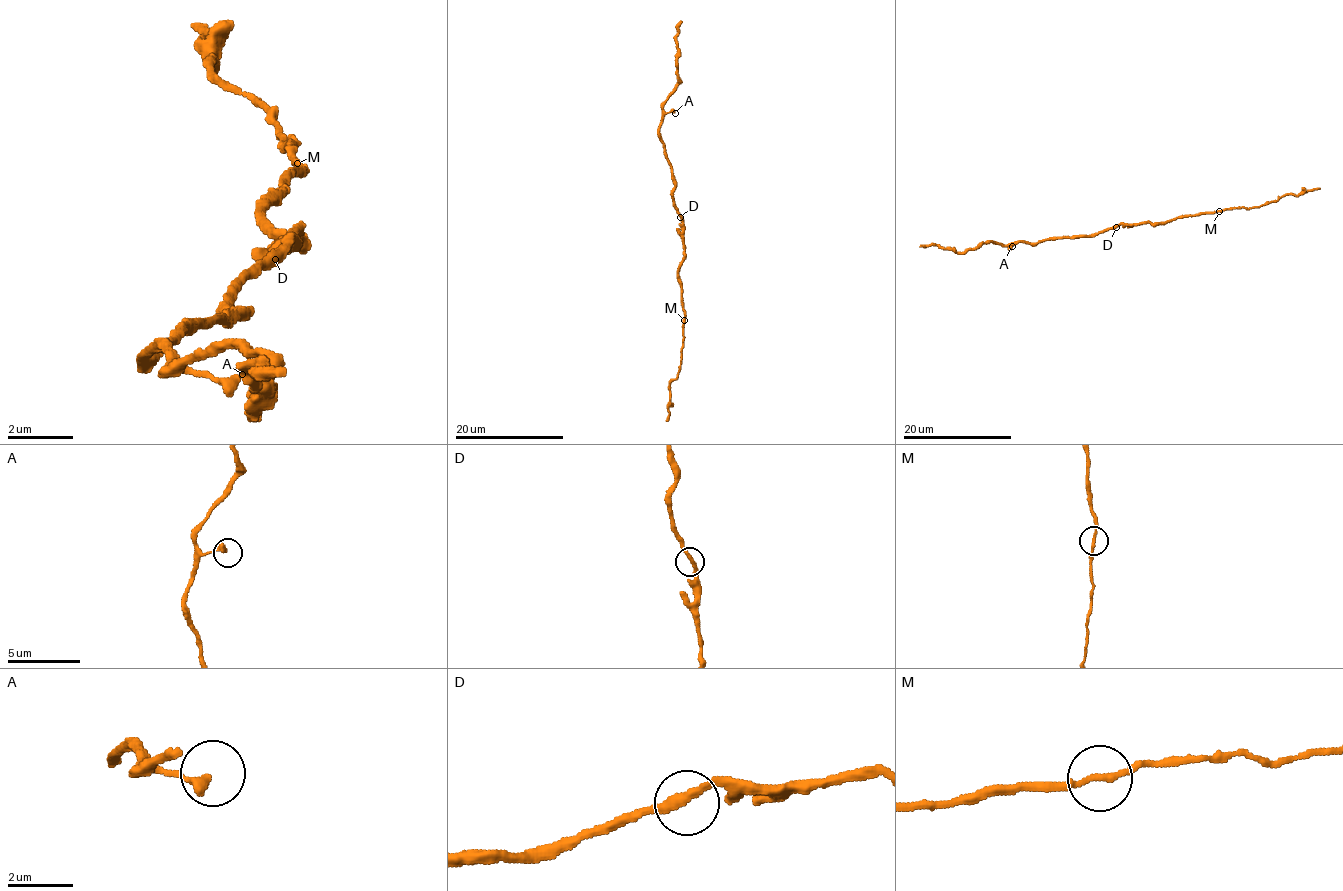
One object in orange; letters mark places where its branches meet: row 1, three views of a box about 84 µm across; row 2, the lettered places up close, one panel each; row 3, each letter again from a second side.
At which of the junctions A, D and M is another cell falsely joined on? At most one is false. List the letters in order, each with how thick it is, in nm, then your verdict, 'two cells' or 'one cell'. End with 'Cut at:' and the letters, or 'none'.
A: 400 nm thick; one cell
D: 280 nm thick; one cell
M: 180 nm thick; two cells
Cut at: M

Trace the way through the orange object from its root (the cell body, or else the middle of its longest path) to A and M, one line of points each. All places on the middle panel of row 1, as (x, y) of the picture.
A: (681, 216), (673, 199), (672, 165), (658, 132), (661, 118), (670, 111), (675, 113)
M: (681, 216), (684, 259), (679, 277), (684, 320)

